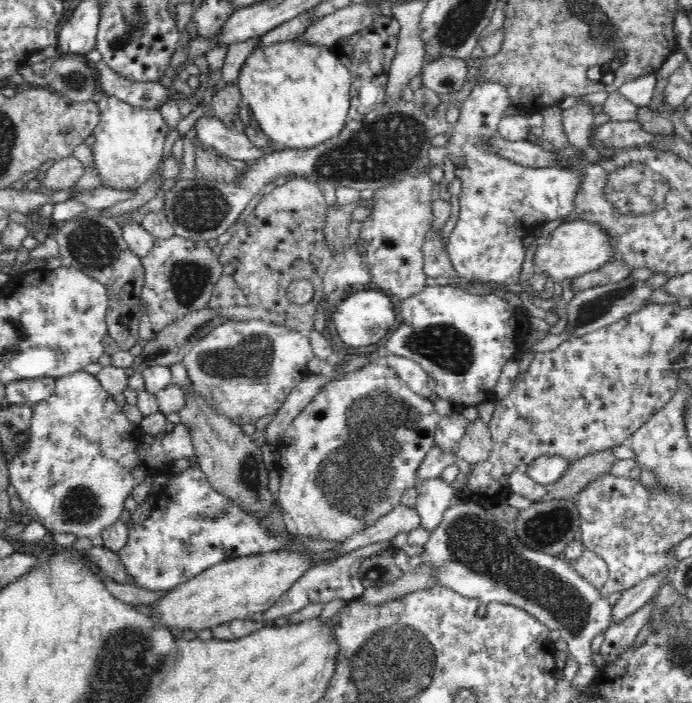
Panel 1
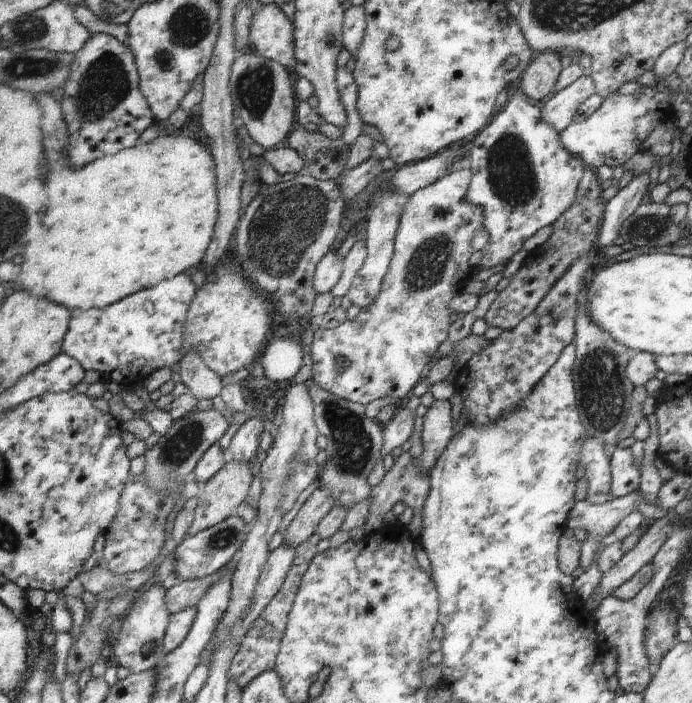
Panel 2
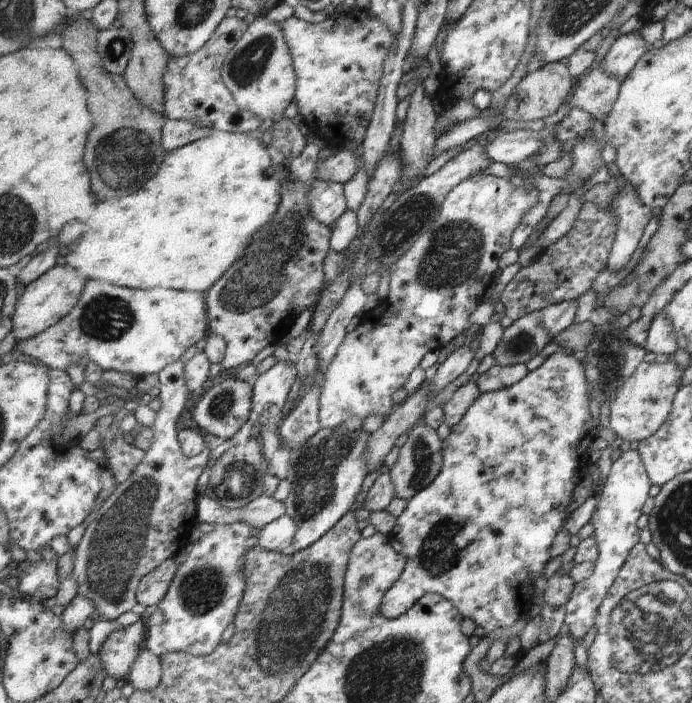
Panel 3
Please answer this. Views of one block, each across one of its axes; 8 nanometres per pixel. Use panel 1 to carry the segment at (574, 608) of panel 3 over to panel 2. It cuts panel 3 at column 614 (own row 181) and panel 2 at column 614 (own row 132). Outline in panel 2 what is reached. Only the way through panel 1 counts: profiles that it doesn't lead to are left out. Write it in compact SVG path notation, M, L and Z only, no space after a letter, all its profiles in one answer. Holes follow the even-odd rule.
M615 448L615 452L609 456L609 468L611 468L611 488L609 494L613 498L621 498L631 494L639 488L639 466L633 464L633 456L629 448Z

